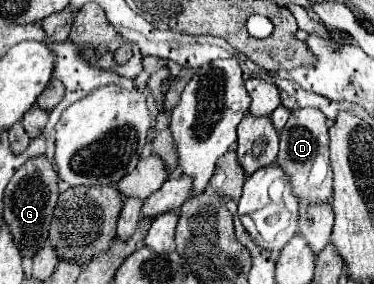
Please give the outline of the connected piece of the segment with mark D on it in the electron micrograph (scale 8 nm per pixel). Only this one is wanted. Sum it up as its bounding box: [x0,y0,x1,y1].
[278,109,332,211]

